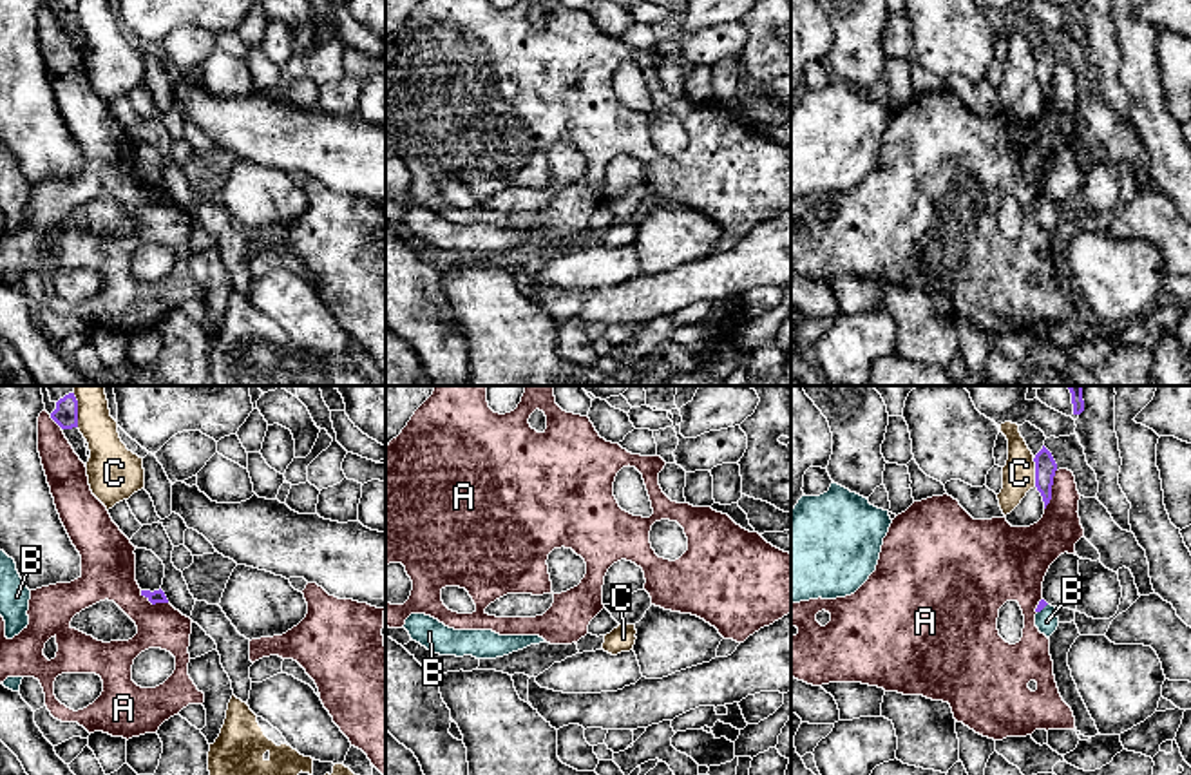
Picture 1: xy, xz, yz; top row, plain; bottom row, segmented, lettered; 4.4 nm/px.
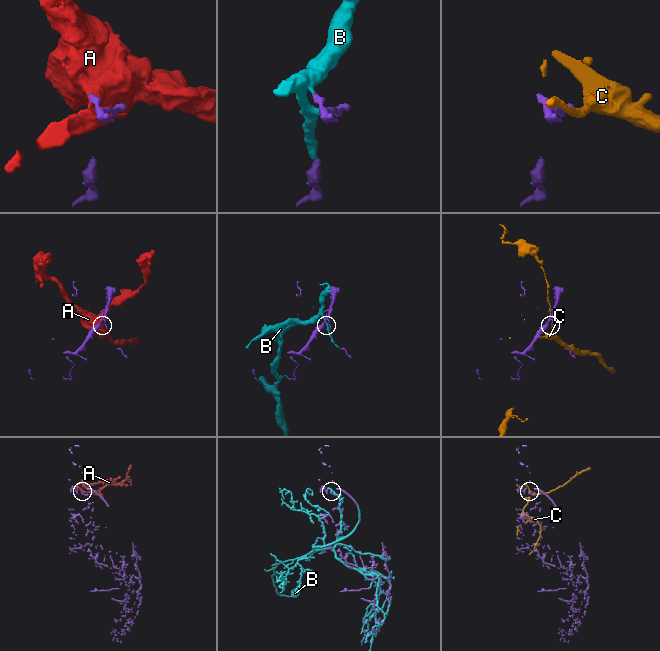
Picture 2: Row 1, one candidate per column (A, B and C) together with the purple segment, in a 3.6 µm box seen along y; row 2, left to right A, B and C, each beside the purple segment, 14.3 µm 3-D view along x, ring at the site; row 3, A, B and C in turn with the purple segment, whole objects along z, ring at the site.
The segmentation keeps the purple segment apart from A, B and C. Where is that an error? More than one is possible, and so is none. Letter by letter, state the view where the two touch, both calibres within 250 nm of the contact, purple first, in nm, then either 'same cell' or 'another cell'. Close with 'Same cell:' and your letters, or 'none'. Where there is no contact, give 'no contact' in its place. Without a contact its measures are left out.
A: yz | 100/190 nm | another cell
B: yz | 40/100 nm | same cell
C: yz | 100/140 nm | another cell
Same cell: B

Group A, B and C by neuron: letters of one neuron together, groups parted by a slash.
A / B / C

